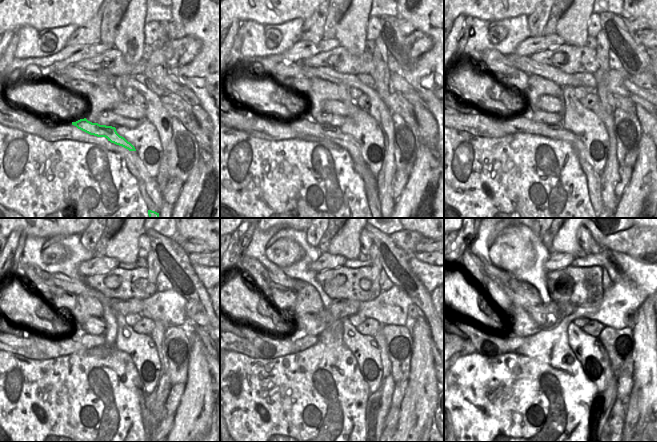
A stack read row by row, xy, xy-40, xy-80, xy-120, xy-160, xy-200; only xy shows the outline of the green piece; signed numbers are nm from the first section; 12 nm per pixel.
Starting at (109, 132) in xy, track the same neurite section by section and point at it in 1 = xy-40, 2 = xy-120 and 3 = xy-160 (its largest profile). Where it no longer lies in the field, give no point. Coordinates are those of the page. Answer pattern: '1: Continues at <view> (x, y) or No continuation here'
1: Continues at xy-40 (305, 125)
2: Continues at xy-120 (45, 345)
3: Continues at xy-160 (272, 345)

